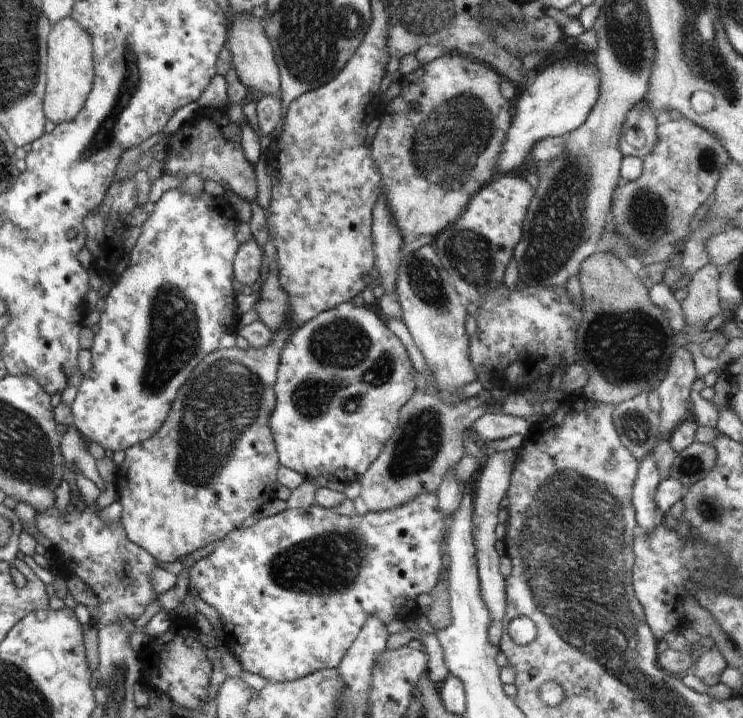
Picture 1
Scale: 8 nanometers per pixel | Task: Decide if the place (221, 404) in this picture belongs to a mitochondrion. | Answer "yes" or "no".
yes

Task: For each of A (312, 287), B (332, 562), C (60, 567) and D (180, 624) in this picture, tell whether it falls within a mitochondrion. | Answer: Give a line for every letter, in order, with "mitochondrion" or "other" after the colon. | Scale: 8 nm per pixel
A: other
B: mitochondrion
C: other
D: other

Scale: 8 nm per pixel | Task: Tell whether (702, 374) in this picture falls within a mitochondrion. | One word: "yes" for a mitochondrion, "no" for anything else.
no

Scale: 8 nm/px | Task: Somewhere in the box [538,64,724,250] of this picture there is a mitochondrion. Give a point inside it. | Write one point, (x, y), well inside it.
(647, 215)

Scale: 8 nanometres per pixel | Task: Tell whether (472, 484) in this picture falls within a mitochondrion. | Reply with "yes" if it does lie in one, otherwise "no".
no

